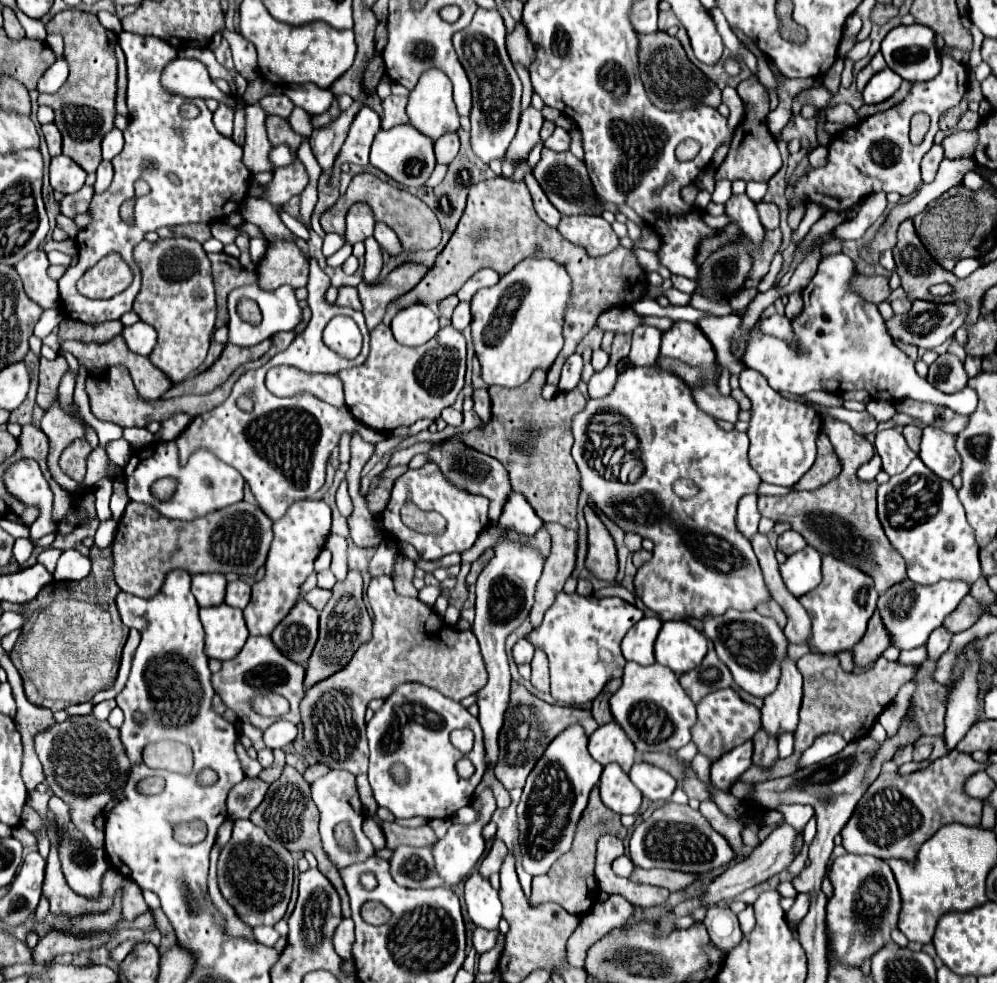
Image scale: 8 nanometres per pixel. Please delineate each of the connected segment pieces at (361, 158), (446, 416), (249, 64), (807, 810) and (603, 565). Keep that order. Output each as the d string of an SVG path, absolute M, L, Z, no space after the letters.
M363 106L351 124L349 136L337 156L335 170L341 172L339 170L341 162L355 162L359 166L369 164L369 148L371 148L371 142L379 130L381 130L379 114L373 108Z
M447 407L443 409L441 417L448 425L452 425L455 427L460 426L463 421L462 412L457 411L453 409L452 407Z
M223 30L221 32L223 38L231 44L233 50L233 60L235 60L235 70L247 80L255 80L257 78L257 54L255 54L255 46L249 44L249 40L245 40L241 34L237 32L229 32Z
M793 804L793 806L779 806L777 808L783 816L785 816L785 820L787 820L787 824L791 824L793 828L797 828L799 832L805 828L805 824L807 824L807 820L813 816L813 806L801 806L801 804Z
M585 506L587 522L587 570L599 580L615 580L617 576L617 548L613 536L595 514L591 506Z

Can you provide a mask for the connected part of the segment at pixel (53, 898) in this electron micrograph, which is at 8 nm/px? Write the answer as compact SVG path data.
M49 818L49 838L51 838L51 852L47 858L43 894L51 902L51 912L63 914L85 914L85 912L105 912L111 906L113 898L85 898L75 894L69 884L63 880L63 872L59 868L59 856L55 852L55 822Z

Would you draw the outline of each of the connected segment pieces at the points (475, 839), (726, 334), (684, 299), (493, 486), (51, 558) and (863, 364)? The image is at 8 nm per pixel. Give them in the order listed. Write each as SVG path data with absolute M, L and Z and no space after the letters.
M485 788L481 794L475 794L475 800L473 800L471 806L479 812L477 820L471 822L471 824L453 824L453 826L447 830L445 838L439 840L439 842L433 846L435 868L437 868L439 876L445 880L445 886L455 886L455 884L459 884L459 882L473 870L473 866L477 864L477 860L481 858L481 854L483 854L483 850L485 850L483 828L485 828L485 824L489 824L493 812L497 810L491 788Z
M729 314L729 316L711 316L709 320L699 320L699 328L701 332L705 332L705 336L709 338L709 342L713 344L715 352L717 352L717 362L721 366L739 366L733 356L729 354L729 346L727 346L727 338L731 338L731 332L735 332L735 328L739 328L739 316L737 314Z
M669 288L667 292L663 292L663 296L667 296L669 298L669 302L673 304L673 306L681 306L681 304L687 304L689 302L689 294L683 294L683 292L679 292L679 290L675 290L675 288Z
M447 442L443 446L437 446L429 452L429 460L439 464L441 472L445 476L451 476L451 480L455 480L455 484L463 484L463 488L471 490L471 492L481 492L481 496L489 498L491 502L491 522L499 520L501 512L503 512L503 504L509 500L511 494L511 482L507 476L507 470L503 468L503 464L487 454L475 452L473 448L467 448L461 442Z
M45 548L39 556L37 556L37 562L43 564L49 572L55 572L55 564L61 556L61 550L55 550L55 548Z
M829 254L819 262L817 274L811 278L803 296L803 312L793 320L793 330L801 342L801 352L795 352L787 342L751 332L743 352L743 364L761 372L769 386L779 392L807 394L811 390L825 390L843 394L847 390L867 390L873 398L897 402L913 398L937 406L951 408L957 414L969 416L977 404L975 390L963 388L959 394L945 394L935 390L925 378L915 372L915 362L901 352L891 336L887 336L885 320L875 304L861 300L849 290L849 280L855 276L855 264L845 254Z

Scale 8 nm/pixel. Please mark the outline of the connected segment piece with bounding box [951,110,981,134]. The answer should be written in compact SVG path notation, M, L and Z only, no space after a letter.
M967 110L967 112L963 114L963 118L959 120L959 124L951 130L951 134L953 134L953 132L961 132L961 130L975 130L975 128L979 126L979 122L981 122L981 116L979 116L977 112Z

